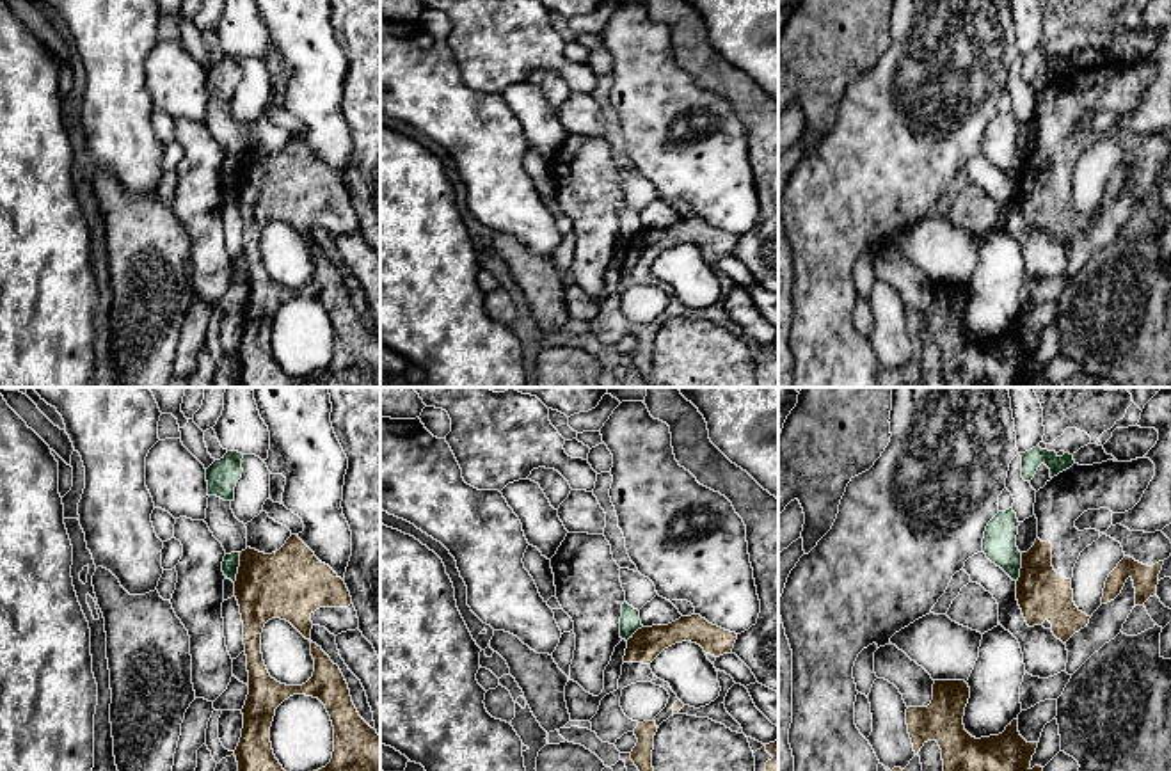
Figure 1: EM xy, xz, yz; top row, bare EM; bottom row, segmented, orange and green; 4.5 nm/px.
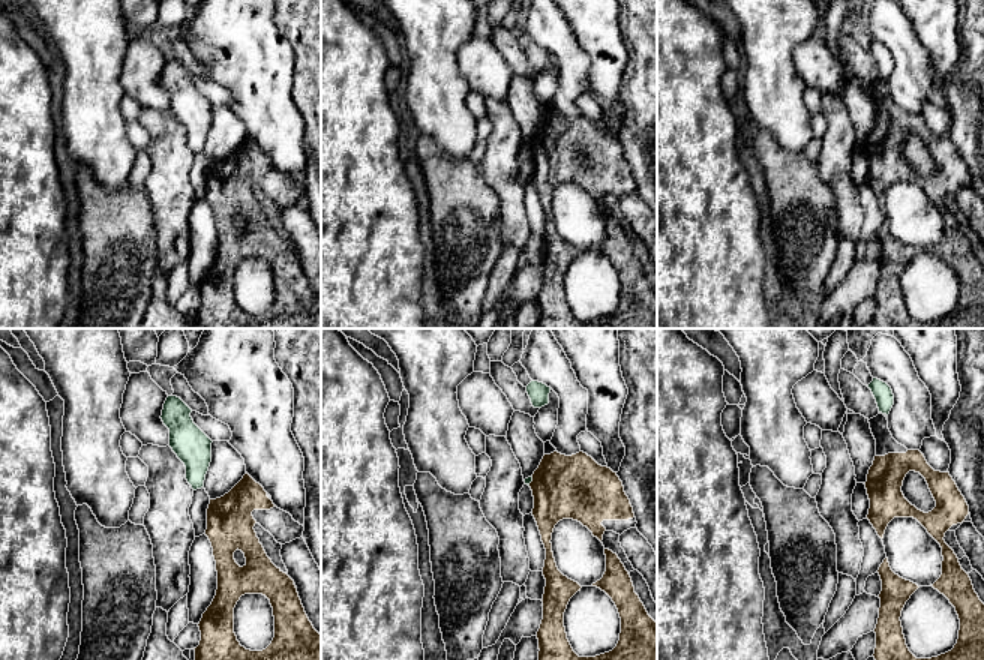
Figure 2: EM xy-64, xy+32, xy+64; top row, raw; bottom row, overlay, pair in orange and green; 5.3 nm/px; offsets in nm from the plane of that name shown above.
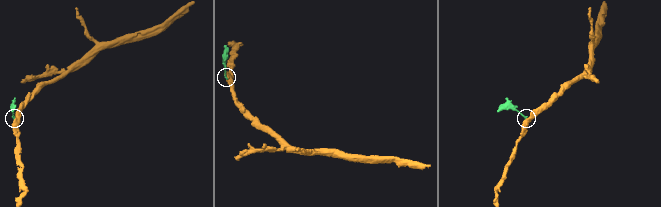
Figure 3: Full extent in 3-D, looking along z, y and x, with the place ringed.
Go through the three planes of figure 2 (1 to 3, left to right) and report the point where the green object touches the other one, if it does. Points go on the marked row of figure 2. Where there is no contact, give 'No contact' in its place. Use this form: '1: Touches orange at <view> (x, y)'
1: No contact
2: Touches orange at xy+32 (533, 480)
3: No contact

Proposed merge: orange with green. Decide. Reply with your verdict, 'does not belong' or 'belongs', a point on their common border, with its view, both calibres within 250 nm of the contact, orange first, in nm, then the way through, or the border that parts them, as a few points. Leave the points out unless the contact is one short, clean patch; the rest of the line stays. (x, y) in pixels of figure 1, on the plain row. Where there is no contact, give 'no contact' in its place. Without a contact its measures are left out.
does not belong; meets orange in xy at (238, 169); 320 nm thick on the orange side, 80 nm on the other; border along xy (240, 155), (233, 183)

